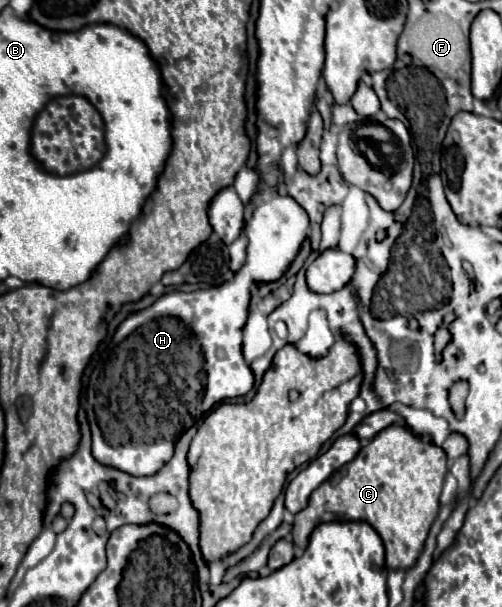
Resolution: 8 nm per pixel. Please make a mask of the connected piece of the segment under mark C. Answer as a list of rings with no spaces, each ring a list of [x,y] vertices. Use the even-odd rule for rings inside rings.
[[[397,424],[389,426],[383,432],[379,432],[375,438],[371,438],[369,444],[365,444],[361,448],[359,456],[345,466],[343,476],[335,486],[325,482],[311,494],[307,508],[303,508],[301,512],[295,514],[293,532],[291,532],[293,534],[293,544],[299,546],[301,550],[305,550],[307,544],[309,544],[311,532],[321,522],[345,522],[345,520],[367,522],[381,536],[381,540],[385,544],[385,550],[389,550],[387,568],[389,570],[409,570],[417,562],[417,558],[423,550],[425,538],[429,534],[429,528],[431,528],[433,520],[437,518],[439,494],[441,494],[441,488],[443,488],[445,472],[447,472],[447,456],[441,448],[437,448],[431,442],[417,440],[403,426],[397,426]]]

